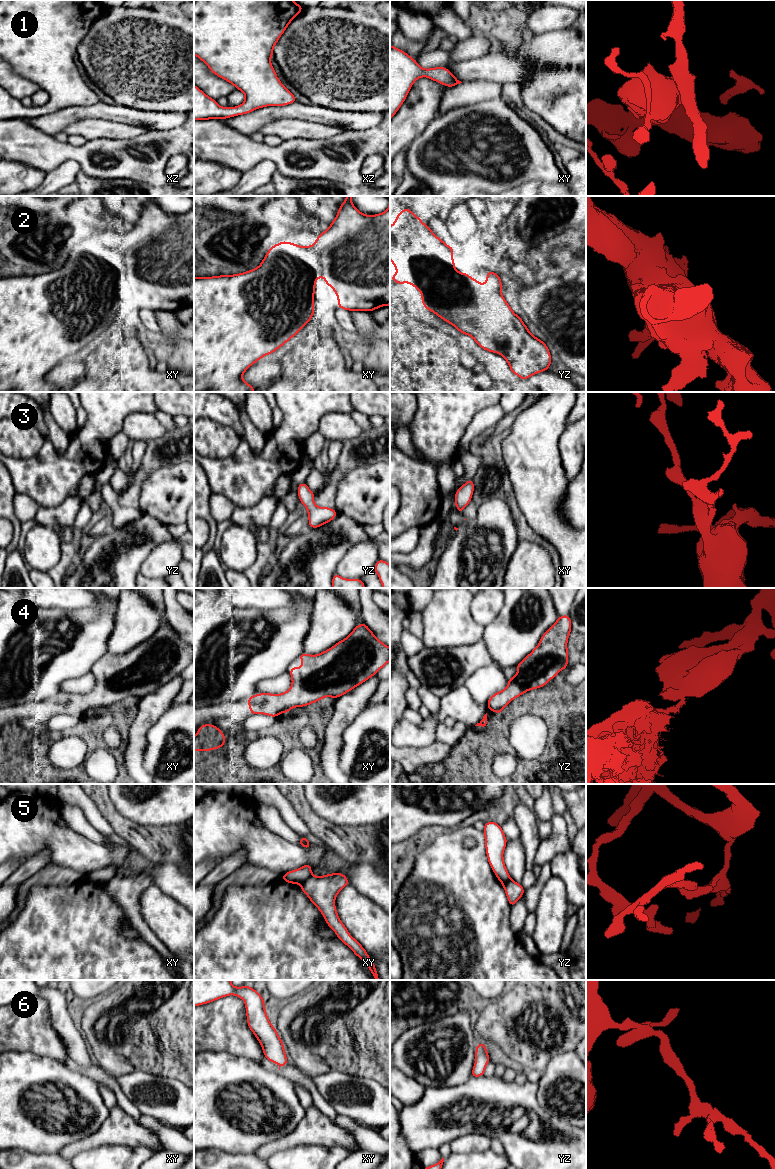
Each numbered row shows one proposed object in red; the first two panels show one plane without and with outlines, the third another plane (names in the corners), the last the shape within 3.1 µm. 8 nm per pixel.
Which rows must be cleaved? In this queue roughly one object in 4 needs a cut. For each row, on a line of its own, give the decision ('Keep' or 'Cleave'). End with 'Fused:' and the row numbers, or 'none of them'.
1: Keep
2: Keep
3: Keep
4: Cleave
5: Cleave
6: Keep
Fused: 4, 5

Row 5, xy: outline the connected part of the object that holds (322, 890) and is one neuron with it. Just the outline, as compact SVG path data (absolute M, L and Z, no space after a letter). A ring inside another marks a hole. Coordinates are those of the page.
M339 872L325 876L311 875L300 884L303 893L306 894L310 901L319 909L327 925L357 957L364 961L375 980L380 980L372 959L362 945L349 934L347 928L338 917L335 907L335 898L347 885L349 885L348 878Z

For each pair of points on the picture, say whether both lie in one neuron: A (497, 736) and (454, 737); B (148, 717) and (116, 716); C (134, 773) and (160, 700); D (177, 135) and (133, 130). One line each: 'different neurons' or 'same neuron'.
A: different neurons
B: different neurons
C: same neuron
D: different neurons

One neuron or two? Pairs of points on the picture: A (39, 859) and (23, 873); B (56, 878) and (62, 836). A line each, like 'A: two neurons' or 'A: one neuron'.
A: one neuron
B: two neurons

